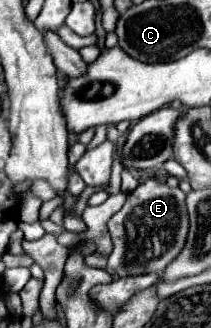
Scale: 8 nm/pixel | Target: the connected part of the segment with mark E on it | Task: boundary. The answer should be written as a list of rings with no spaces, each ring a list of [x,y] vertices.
[[[147,179],[135,191],[127,195],[125,205],[109,219],[109,233],[113,239],[113,253],[109,255],[107,269],[119,277],[141,275],[157,271],[161,275],[163,267],[179,255],[187,239],[187,207],[185,193],[177,187],[171,189],[157,179]]]

